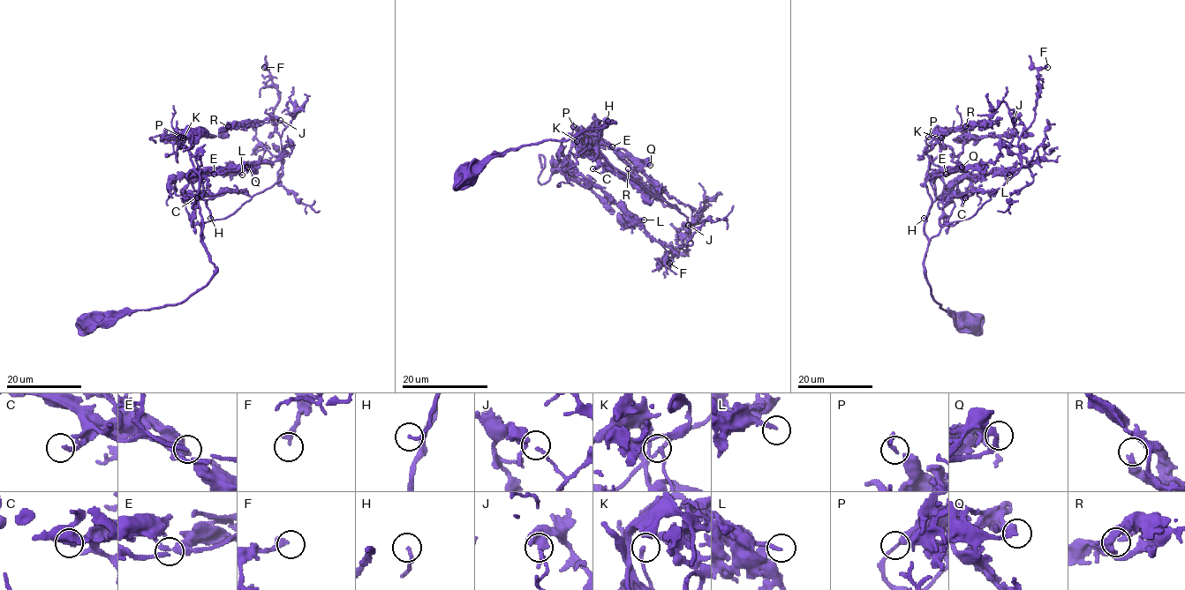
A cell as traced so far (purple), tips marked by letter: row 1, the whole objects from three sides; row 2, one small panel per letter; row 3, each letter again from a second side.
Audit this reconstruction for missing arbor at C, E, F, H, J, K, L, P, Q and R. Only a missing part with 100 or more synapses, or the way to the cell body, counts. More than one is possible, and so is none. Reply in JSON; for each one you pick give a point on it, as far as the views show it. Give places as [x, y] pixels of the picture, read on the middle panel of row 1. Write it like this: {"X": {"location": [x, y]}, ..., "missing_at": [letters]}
{"F": {"location": [669, 263]}, "missing_at": ["F"]}

